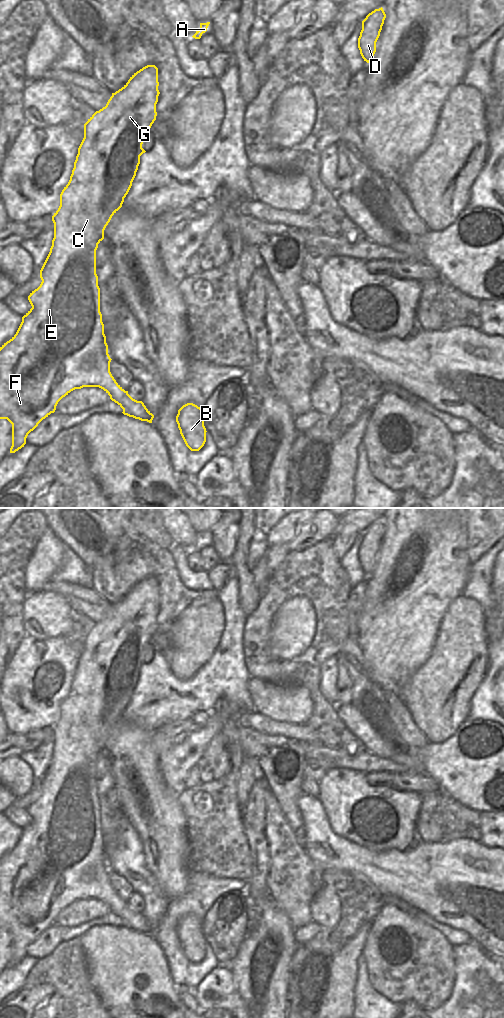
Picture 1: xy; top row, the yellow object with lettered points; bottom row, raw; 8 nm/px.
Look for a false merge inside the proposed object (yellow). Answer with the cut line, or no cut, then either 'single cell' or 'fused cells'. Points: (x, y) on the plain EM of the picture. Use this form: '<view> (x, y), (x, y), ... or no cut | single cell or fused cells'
no cut | single cell

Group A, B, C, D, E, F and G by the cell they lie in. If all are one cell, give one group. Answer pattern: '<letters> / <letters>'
A B C D E F G

